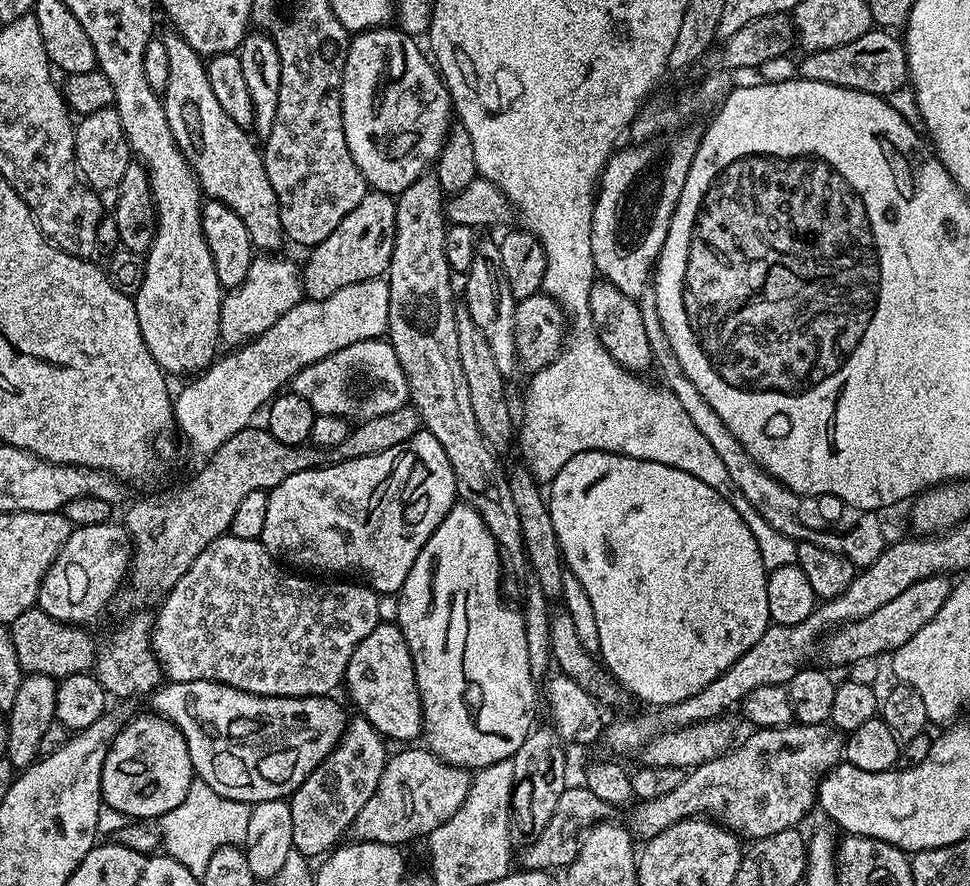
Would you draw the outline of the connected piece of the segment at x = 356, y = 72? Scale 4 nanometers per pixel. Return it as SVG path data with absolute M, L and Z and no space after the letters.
M392 27L366 29L349 39L340 101L346 146L350 146L350 154L358 170L364 175L369 189L399 194L406 190L406 186L410 186L410 182L423 176L436 164L444 140L454 124L454 109L448 85L435 63L426 52L424 57L423 50L416 45L418 43L413 37L402 32L399 27Z

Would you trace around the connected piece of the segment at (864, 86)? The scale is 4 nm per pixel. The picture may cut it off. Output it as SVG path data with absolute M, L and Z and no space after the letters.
M873 30L862 34L862 38L854 38L854 42L846 42L846 46L810 52L803 58L805 60L801 59L798 64L801 80L826 82L830 86L842 86L885 98L909 83L908 55L903 39L888 30Z

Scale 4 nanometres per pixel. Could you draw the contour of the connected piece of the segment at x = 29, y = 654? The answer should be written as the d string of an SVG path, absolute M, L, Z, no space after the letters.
M38 606L28 608L10 625L14 638L14 650L25 673L46 674L59 682L70 674L89 671L96 660L96 640L84 626L55 620Z

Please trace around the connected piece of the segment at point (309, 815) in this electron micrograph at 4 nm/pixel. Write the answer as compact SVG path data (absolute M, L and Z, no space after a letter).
M359 714L353 715L344 725L344 733L340 735L340 740L336 743L336 748L325 760L298 786L296 792L290 796L290 818L294 821L294 838L292 839L293 849L304 856L323 857L333 851L341 843L340 835L347 833L351 829L354 818L358 818L358 810L366 806L370 794L378 786L378 778L382 778L382 770L386 766L390 752L384 749L386 745L385 737L380 735L368 721L367 718Z

